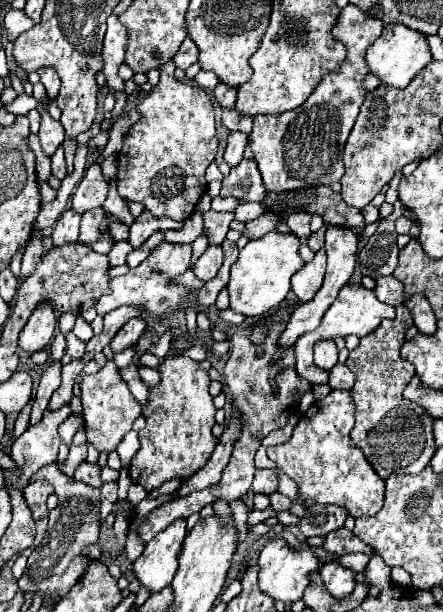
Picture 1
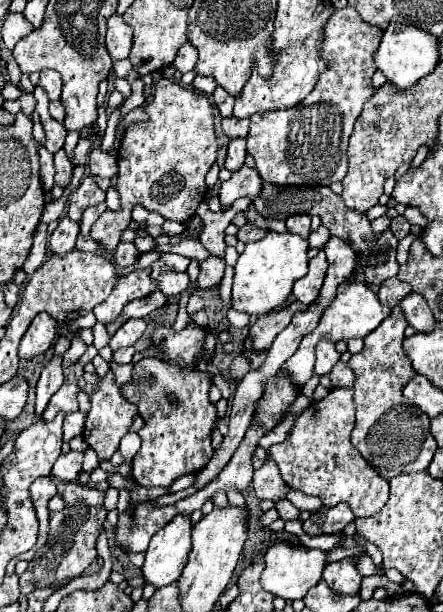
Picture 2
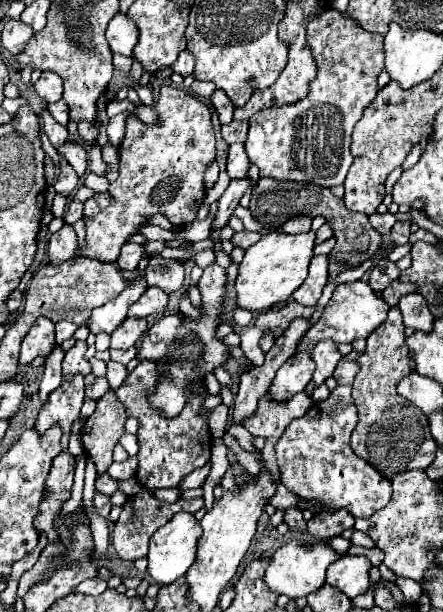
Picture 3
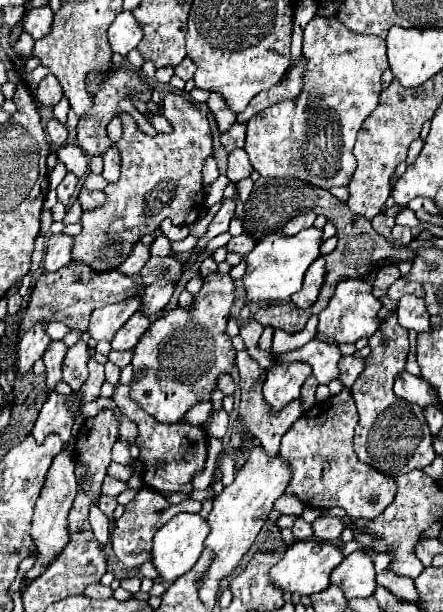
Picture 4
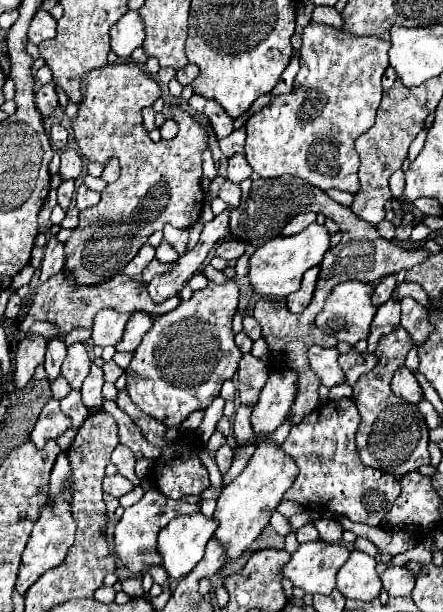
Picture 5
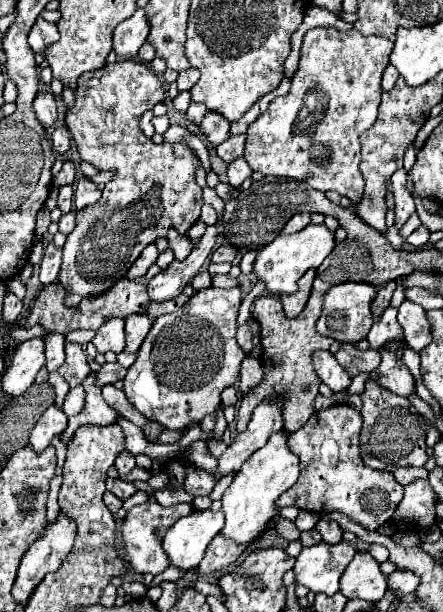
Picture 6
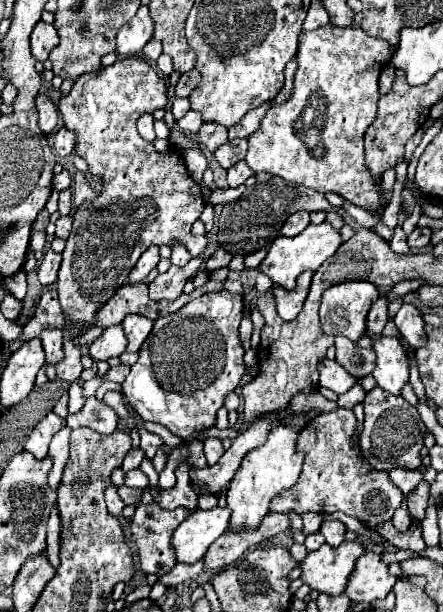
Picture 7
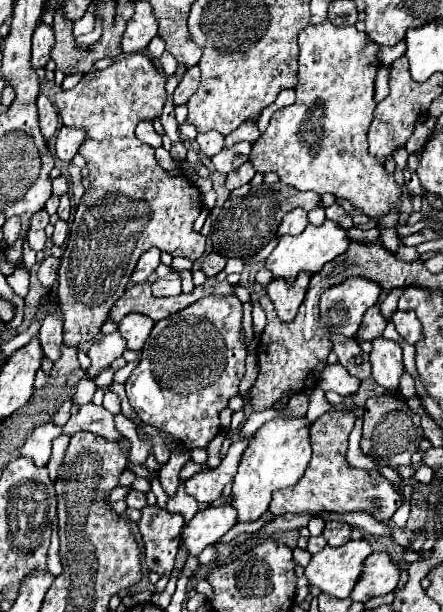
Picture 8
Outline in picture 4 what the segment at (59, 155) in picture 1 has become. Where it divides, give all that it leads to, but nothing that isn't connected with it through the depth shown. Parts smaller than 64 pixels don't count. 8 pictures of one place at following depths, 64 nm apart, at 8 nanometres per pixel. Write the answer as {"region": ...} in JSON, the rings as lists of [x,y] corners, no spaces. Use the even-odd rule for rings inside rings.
{"region":[[[68,172],[68,174],[64,176],[64,180],[60,182],[60,186],[56,188],[56,192],[58,192],[58,200],[64,202],[66,206],[68,206],[70,198],[72,198],[72,194],[74,194],[74,190],[76,190],[76,184],[78,184],[78,178],[76,178],[72,172]]]}

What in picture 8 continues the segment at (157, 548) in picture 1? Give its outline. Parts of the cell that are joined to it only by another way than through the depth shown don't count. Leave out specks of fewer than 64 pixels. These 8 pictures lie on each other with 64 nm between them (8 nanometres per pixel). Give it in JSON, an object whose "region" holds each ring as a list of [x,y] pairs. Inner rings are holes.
{"region":[[[230,504],[200,510],[188,524],[184,524],[180,532],[180,546],[188,552],[188,556],[200,556],[206,546],[216,544],[234,524],[236,510]]]}

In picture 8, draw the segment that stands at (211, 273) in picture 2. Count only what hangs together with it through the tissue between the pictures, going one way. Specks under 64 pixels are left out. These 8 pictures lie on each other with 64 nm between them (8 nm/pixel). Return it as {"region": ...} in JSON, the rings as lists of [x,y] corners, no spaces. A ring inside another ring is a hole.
{"region":[[[234,294],[206,296],[174,318],[168,316],[168,320],[154,324],[140,352],[140,362],[124,384],[126,396],[142,422],[166,430],[186,448],[206,448],[220,432],[218,412],[238,394],[244,358],[242,302]]]}

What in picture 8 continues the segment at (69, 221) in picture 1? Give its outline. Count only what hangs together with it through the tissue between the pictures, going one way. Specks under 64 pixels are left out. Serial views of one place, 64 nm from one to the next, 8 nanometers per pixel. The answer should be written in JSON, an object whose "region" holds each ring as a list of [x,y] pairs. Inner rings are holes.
{"region":[[[48,256],[40,264],[40,268],[38,268],[38,280],[42,282],[42,286],[46,286],[46,288],[54,286],[56,276],[58,276],[58,266],[60,266],[60,258],[56,258],[56,256]]]}

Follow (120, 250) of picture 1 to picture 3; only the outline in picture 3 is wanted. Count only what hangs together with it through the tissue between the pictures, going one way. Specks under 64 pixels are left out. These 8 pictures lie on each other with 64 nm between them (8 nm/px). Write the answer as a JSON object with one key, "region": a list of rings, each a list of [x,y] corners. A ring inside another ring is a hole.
{"region":[[[126,242],[126,244],[122,246],[122,252],[120,252],[116,264],[118,264],[120,270],[136,270],[142,254],[144,254],[144,248],[142,248],[140,244]]]}

